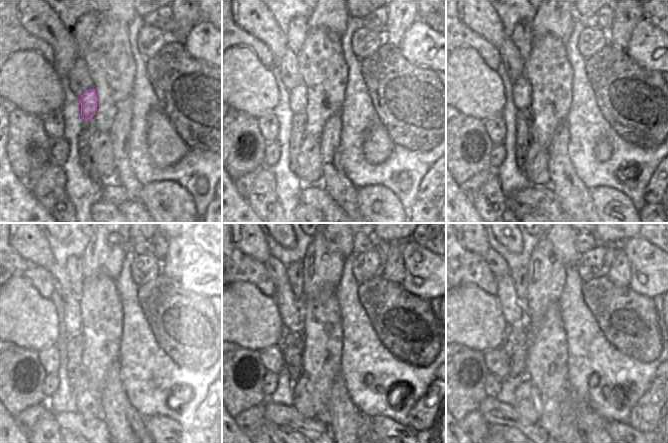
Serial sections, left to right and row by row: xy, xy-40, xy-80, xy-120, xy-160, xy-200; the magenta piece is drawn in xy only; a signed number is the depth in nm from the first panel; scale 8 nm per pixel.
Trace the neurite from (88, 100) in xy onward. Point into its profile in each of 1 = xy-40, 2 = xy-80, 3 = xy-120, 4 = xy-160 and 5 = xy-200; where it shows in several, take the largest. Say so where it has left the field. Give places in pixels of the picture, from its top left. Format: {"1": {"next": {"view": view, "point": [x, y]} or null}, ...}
{"1": {"next": {"view": "xy-40", "point": [298, 95]}}, "2": {"next": {"view": "xy-80", "point": [521, 89]}}, "3": {"next": {"view": "xy-120", "point": [72, 316]}}, "4": {"next": {"view": "xy-160", "point": [289, 307]}}, "5": {"next": {"view": "xy-200", "point": [511, 307]}}}

